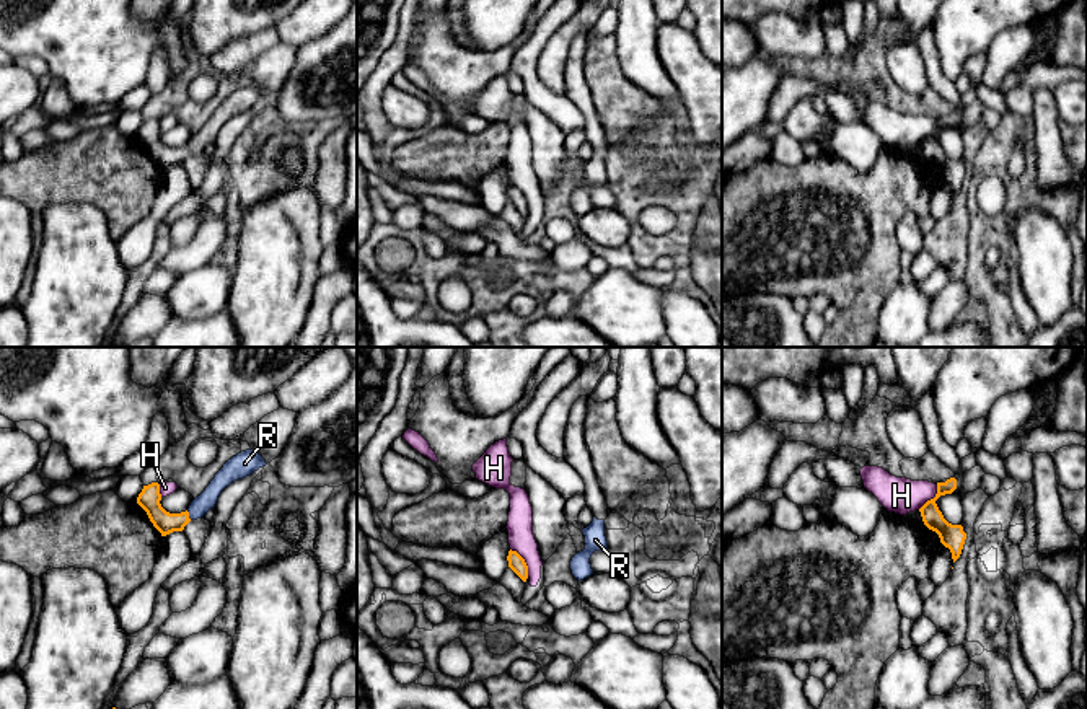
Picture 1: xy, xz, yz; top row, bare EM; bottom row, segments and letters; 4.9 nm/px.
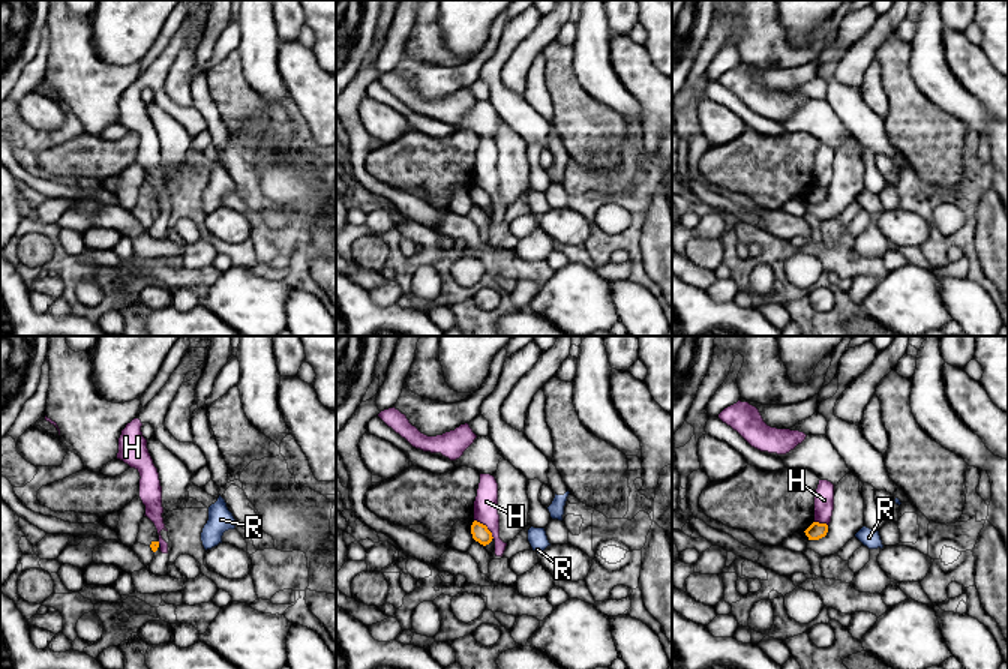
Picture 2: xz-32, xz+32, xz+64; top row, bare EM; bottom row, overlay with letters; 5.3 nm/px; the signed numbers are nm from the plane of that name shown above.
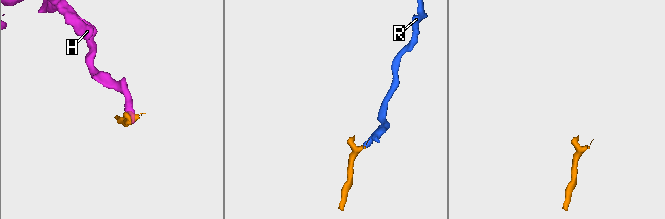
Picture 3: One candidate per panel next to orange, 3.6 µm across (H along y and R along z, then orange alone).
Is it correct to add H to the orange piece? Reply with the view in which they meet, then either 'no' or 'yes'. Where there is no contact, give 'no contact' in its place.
meets orange in xz; no

